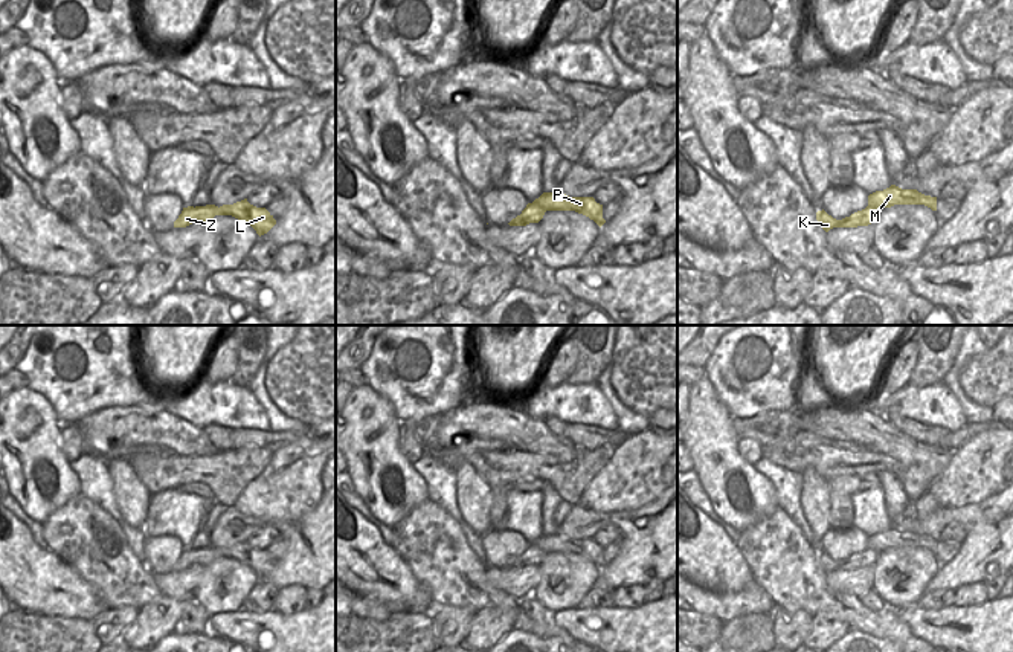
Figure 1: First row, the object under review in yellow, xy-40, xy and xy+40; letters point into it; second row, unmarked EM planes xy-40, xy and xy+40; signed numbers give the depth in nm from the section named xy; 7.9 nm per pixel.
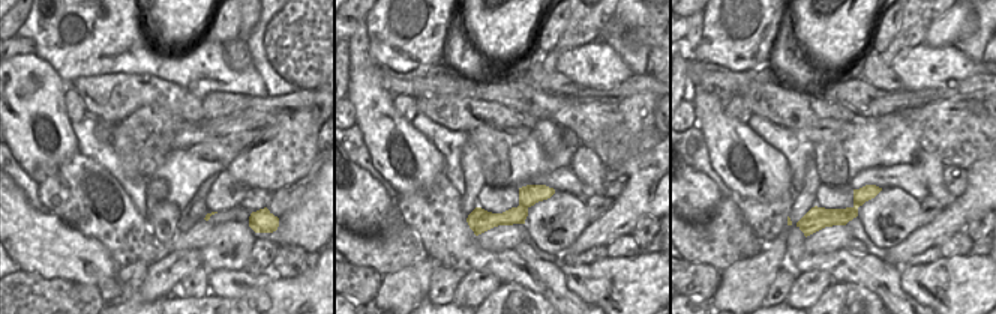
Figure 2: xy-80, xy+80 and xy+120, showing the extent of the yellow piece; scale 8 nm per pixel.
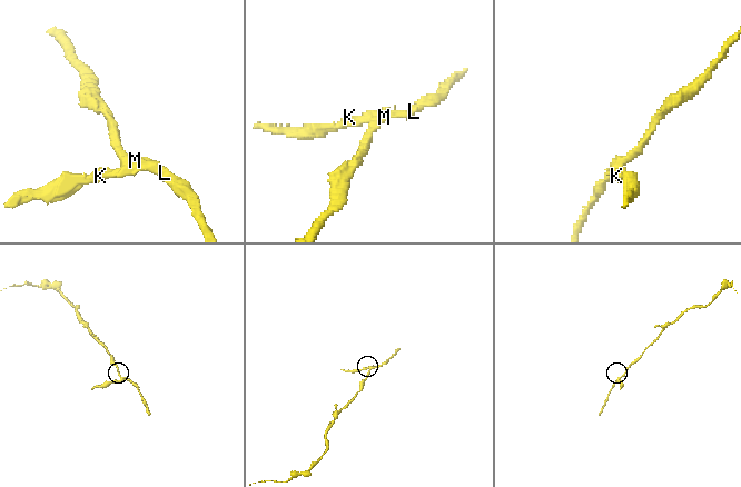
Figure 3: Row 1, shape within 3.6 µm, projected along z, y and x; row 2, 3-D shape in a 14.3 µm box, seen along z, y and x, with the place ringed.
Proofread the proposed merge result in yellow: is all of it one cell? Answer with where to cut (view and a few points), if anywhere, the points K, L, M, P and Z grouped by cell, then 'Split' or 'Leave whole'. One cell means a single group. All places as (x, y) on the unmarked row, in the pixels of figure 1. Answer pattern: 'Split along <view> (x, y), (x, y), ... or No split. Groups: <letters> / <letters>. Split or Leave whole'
Split along xy (533, 544), (546, 551). Groups: K Z / L M P. Split

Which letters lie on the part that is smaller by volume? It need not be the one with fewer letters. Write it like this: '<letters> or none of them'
K, Z

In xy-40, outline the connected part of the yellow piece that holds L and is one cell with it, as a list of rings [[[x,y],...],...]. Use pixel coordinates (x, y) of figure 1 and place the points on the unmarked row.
[[[247,541],[233,547],[223,547],[223,557],[232,557],[241,563],[247,563],[256,576],[261,579],[267,576],[276,562],[265,550],[256,550],[247,544]]]

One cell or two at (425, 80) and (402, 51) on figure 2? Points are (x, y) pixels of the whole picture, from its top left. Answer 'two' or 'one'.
two

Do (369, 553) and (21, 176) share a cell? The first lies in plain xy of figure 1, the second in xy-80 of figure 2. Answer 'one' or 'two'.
two

